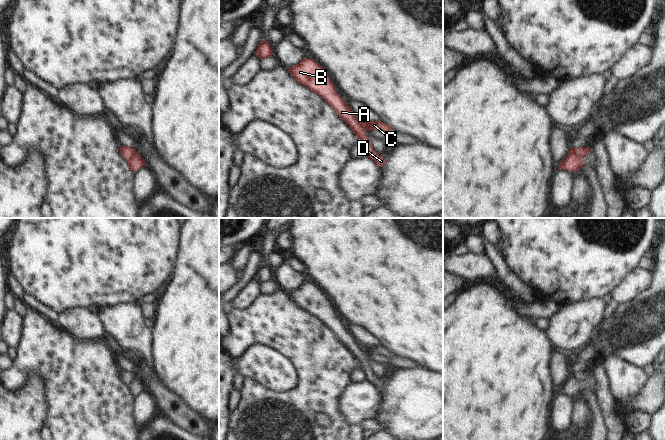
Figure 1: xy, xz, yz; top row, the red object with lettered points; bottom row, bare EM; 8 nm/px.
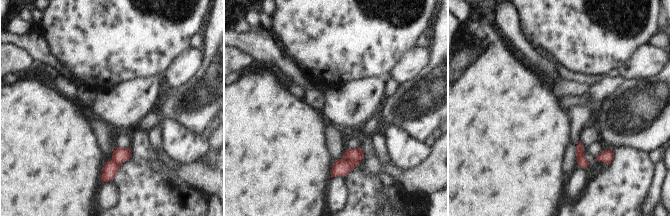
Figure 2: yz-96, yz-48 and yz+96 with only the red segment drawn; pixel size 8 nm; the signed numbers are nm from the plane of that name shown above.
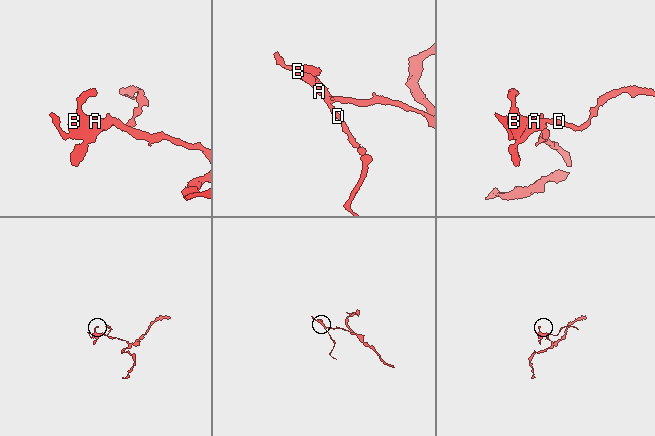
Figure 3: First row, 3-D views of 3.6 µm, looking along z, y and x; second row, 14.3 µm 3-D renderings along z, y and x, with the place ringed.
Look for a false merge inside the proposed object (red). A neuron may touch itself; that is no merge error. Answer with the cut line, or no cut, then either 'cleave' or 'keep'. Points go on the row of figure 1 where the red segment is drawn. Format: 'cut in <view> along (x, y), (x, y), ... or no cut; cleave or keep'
cut in yz along (572, 148), (582, 157); cleave

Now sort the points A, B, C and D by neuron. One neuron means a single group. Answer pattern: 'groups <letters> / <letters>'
groups A B D / C

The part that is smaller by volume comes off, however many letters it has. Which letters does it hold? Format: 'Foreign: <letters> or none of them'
Foreign: A, B, D.

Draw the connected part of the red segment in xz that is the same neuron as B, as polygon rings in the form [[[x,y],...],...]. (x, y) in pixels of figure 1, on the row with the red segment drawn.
[[[303,58],[288,71],[296,81],[323,98],[350,126],[355,136],[361,141],[366,157],[373,160],[378,167],[385,164],[385,158],[373,149],[360,120],[345,103],[342,96],[337,93],[336,86],[331,81],[329,74],[320,64],[313,59]]]

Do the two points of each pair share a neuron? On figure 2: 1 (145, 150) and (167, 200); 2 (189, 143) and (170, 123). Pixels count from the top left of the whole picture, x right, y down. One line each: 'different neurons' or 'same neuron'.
1: same neuron
2: same neuron

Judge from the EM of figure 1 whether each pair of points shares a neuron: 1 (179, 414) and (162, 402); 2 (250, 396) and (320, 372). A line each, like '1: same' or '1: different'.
1: same
2: same

